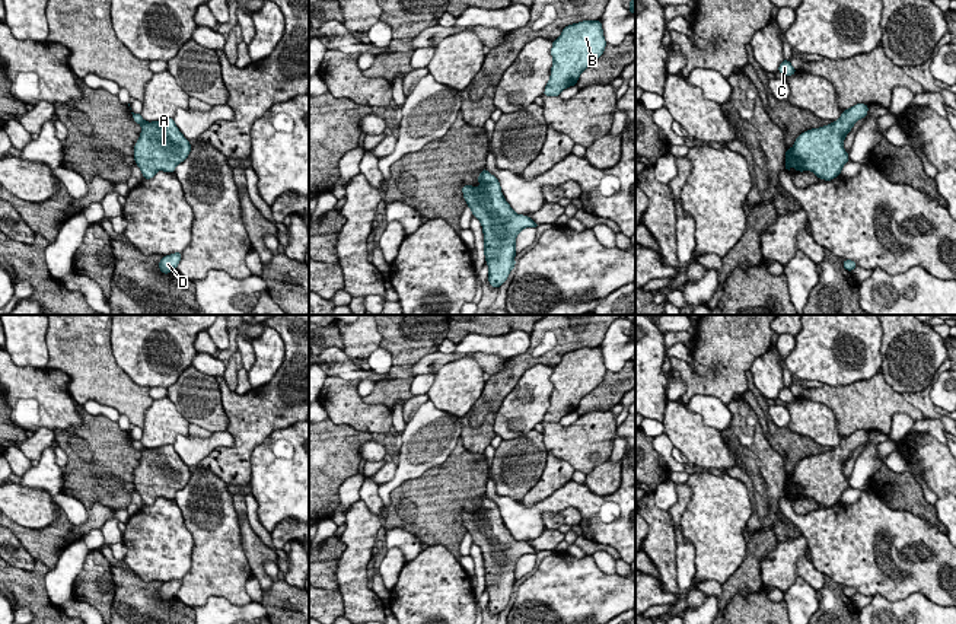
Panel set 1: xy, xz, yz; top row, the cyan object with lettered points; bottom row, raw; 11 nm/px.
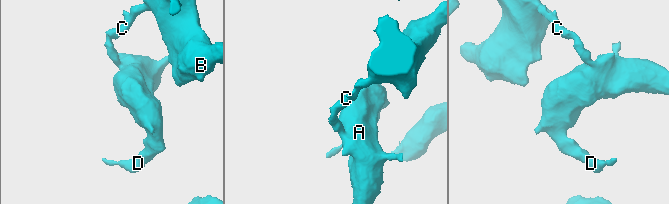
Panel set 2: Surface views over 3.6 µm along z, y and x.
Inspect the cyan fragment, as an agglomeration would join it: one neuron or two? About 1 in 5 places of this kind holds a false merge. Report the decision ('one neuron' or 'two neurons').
one neuron

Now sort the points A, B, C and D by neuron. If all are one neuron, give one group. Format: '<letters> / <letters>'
A B C D

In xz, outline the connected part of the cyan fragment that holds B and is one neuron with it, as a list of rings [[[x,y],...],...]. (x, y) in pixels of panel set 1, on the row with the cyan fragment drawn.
[[[600,19],[565,26],[552,41],[552,67],[544,96],[560,96],[564,89],[577,85],[580,74],[603,54],[605,47]]]

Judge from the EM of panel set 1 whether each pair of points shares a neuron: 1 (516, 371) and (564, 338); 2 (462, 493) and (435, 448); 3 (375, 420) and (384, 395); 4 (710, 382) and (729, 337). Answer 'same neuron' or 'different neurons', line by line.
1: same neuron
2: different neurons
3: different neurons
4: same neuron

